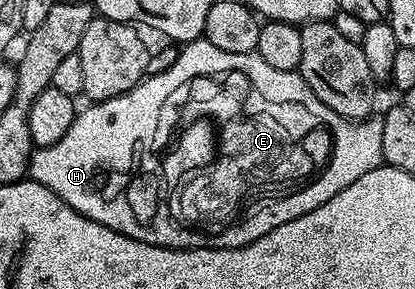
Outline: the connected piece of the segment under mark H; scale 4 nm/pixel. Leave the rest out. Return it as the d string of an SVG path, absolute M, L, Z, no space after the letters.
M119 94L105 102L92 102L85 110L83 107L77 113L74 124L70 124L70 128L66 128L66 136L62 136L62 140L49 146L33 149L32 160L28 164L28 174L31 181L50 188L50 192L54 192L54 196L58 196L63 202L70 204L70 208L74 208L74 212L151 246L165 246L171 250L193 250L194 248L221 250L224 247L245 246L266 236L266 232L278 228L278 224L286 224L290 220L298 220L298 216L302 216L306 212L314 212L314 208L326 204L326 200L330 200L330 196L338 196L338 192L342 192L342 188L354 184L354 180L358 180L358 176L366 176L366 172L378 168L384 161L382 124L379 117L369 116L363 120L343 118L338 116L338 112L334 112L327 106L324 109L324 118L328 118L328 122L332 122L332 126L336 126L336 138L330 143L332 166L328 168L328 176L323 176L318 182L315 182L315 185L308 186L303 192L288 197L288 206L283 201L263 202L258 209L250 212L249 218L241 222L239 228L233 228L225 234L210 236L208 233L189 232L182 228L182 220L180 220L182 210L180 210L176 198L170 198L166 192L158 192L158 190L162 190L162 186L158 187L158 176L166 176L166 168L160 168L160 164L168 164L168 162L164 162L164 158L158 158L154 154L150 155L150 158L144 158L144 170L140 170L140 178L136 178L136 170L132 170L132 178L128 178L128 134L132 134L132 122L128 122L128 102L132 102L132 98Z

